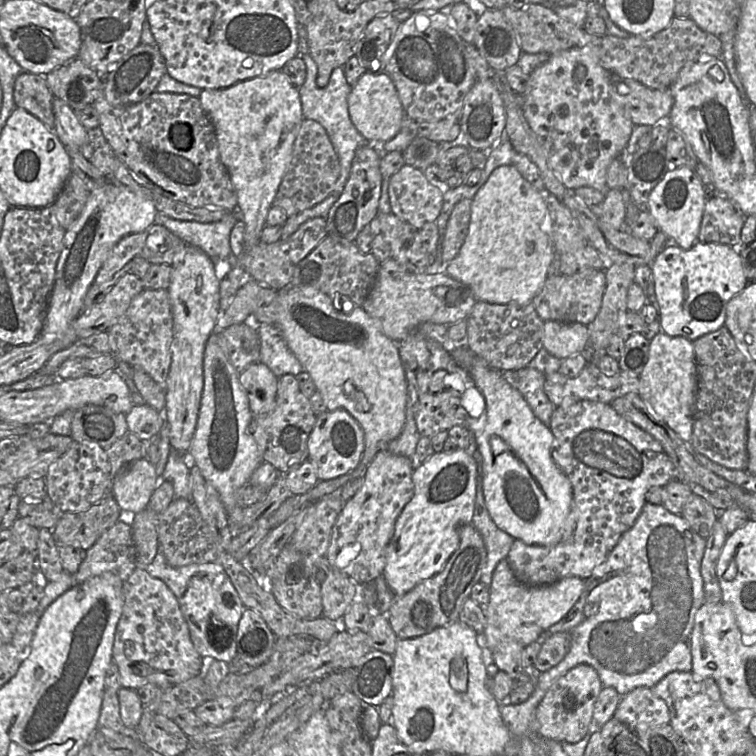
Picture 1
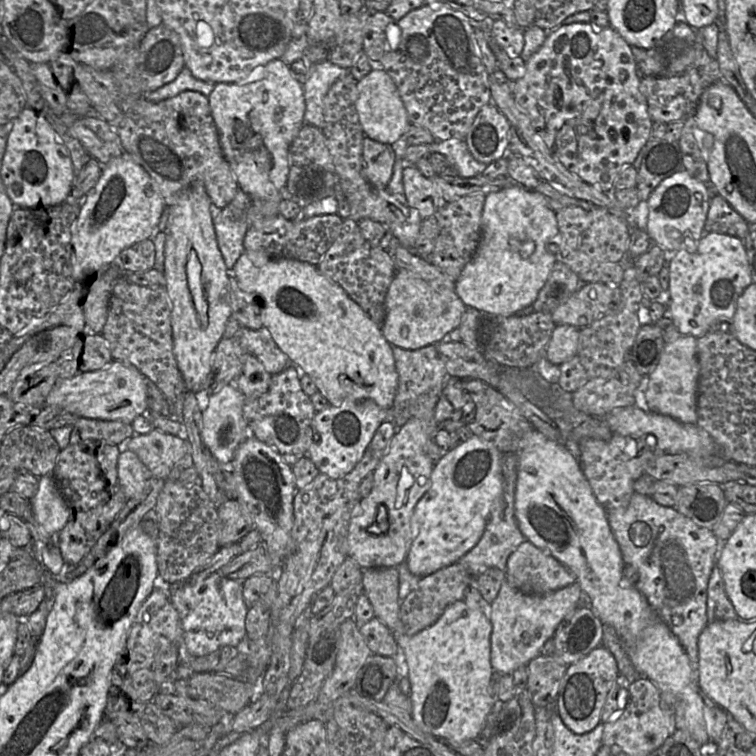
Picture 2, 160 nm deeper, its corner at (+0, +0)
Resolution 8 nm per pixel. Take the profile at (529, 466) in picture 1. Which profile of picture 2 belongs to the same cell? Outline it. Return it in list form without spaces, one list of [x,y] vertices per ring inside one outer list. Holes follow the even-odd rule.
[[[537,430],[532,432],[528,445],[517,456],[514,514],[521,533],[527,541],[553,556],[575,575],[576,583],[591,600],[590,608],[604,625],[614,628],[637,672],[657,686],[665,702],[673,709],[677,729],[686,730],[700,745],[708,744],[710,739],[704,719],[705,702],[697,684],[697,671],[678,638],[653,610],[645,596],[635,586],[621,586],[625,566],[621,550],[609,525],[607,511],[597,501],[579,460],[561,441],[551,440]]]

